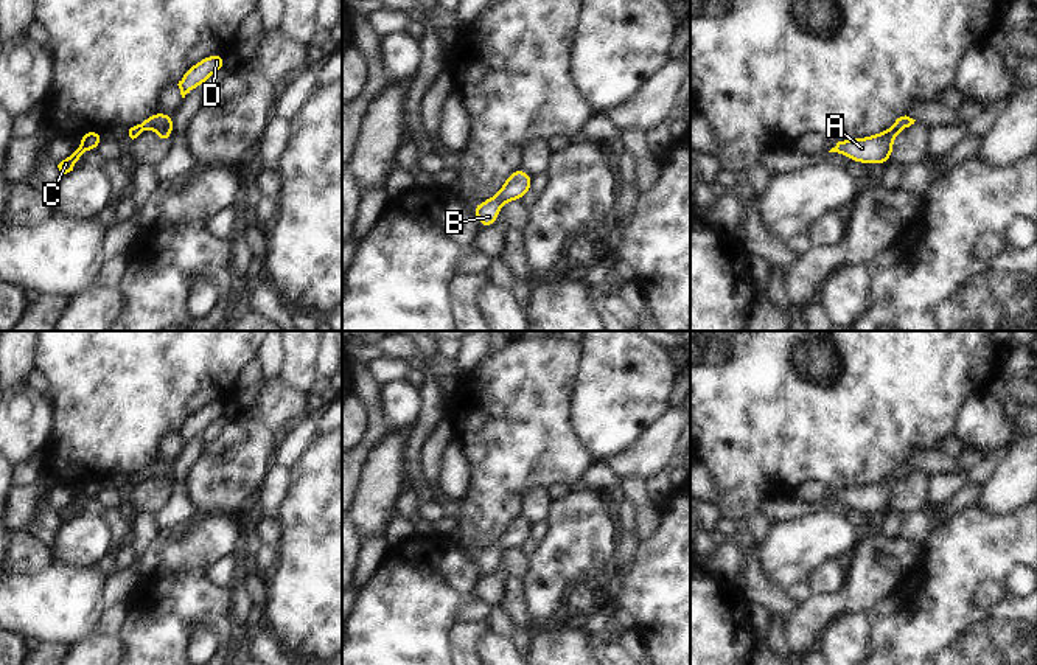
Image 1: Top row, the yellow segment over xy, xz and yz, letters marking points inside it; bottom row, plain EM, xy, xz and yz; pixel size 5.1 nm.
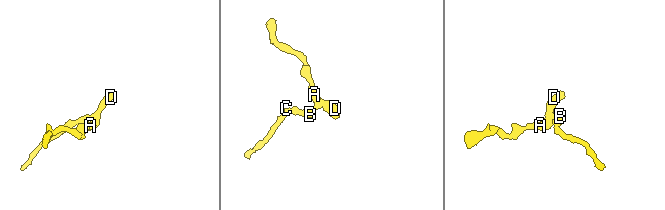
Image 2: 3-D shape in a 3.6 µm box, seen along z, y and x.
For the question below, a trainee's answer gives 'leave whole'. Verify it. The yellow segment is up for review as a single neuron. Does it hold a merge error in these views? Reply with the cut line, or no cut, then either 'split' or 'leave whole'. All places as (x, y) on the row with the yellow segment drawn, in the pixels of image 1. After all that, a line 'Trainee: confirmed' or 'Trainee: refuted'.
no cut; leave whole
Trainee: confirmed

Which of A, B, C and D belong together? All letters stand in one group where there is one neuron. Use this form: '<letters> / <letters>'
A B C D

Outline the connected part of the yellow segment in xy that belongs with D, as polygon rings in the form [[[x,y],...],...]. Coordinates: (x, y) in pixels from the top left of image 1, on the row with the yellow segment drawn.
[[[216,53],[201,59],[183,73],[182,79],[177,84],[182,98],[185,98],[185,95],[190,93],[193,89],[202,85],[210,76],[222,68],[225,68],[225,56],[222,54]]]

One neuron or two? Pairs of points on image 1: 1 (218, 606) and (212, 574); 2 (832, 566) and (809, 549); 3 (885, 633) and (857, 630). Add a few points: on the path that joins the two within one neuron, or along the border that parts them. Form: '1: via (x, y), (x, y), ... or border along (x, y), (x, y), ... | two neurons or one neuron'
1: border along (202, 570), (213, 584), (230, 586) | two neurons
2: border along (838, 557), (824, 560), (804, 581) | two neurons
3: border along (865, 614), (869, 623), (869, 648) | two neurons

